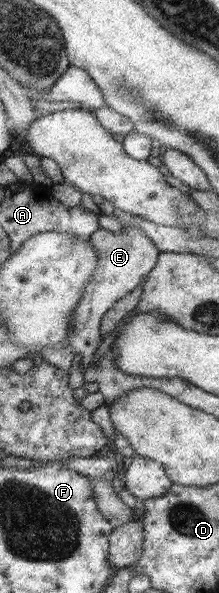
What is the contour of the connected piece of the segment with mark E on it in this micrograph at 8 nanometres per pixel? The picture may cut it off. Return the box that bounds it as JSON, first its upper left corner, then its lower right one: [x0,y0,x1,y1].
[66,225,158,370]

